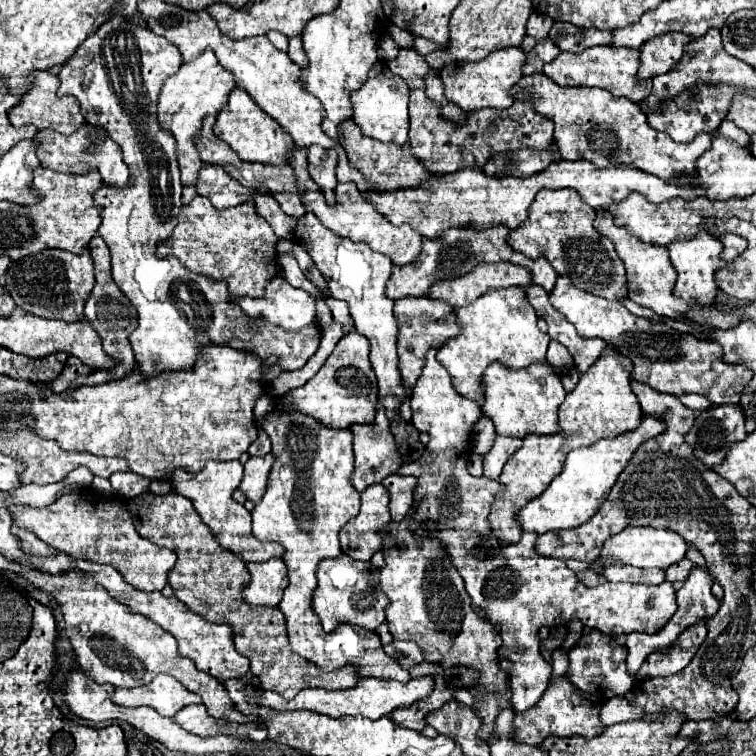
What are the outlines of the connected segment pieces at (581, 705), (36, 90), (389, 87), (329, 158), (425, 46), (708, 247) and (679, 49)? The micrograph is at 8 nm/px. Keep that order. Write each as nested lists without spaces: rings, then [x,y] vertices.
[[[560,676],[556,680],[550,680],[546,694],[542,694],[540,702],[532,706],[526,712],[516,712],[512,726],[514,726],[514,740],[524,742],[530,746],[538,746],[546,736],[584,736],[592,738],[600,734],[606,726],[600,720],[600,708],[602,700],[574,690],[574,686],[568,682],[568,678]]]
[[[40,70],[36,74],[32,74],[32,88],[20,98],[18,106],[8,110],[10,124],[14,128],[20,128],[24,124],[34,124],[38,130],[52,128],[52,130],[66,134],[66,136],[76,132],[76,128],[80,128],[84,124],[84,118],[80,114],[80,104],[74,98],[58,98],[58,94],[56,94],[58,84],[60,84],[58,76],[48,70]]]
[[[384,66],[384,72],[370,76],[362,88],[352,96],[354,116],[352,120],[362,130],[364,136],[376,138],[380,142],[394,142],[398,146],[406,146],[410,120],[408,120],[408,86],[400,76],[390,74],[390,70]]]
[[[318,146],[308,148],[308,164],[312,180],[322,188],[326,202],[334,204],[336,180],[336,150],[324,150]]]
[[[416,38],[416,46],[414,46],[414,50],[418,54],[422,54],[422,56],[426,56],[426,54],[430,54],[434,50],[444,50],[444,48],[448,48],[448,46],[446,44],[434,44],[434,42],[424,40],[424,38]]]
[[[698,234],[696,238],[692,238],[688,242],[672,242],[672,246],[668,246],[668,252],[670,252],[672,266],[678,272],[678,282],[674,286],[674,294],[686,302],[700,302],[702,306],[710,306],[718,294],[714,274],[716,274],[716,270],[724,268],[724,262],[720,258],[720,252],[722,252],[720,240],[712,238],[710,234]]]
[[[664,34],[660,38],[654,38],[652,42],[646,42],[640,48],[638,78],[646,80],[672,70],[680,62],[688,40],[692,38],[684,34]]]

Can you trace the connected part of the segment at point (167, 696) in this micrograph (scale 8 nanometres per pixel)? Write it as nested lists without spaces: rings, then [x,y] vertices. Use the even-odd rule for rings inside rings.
[[[160,674],[154,682],[136,688],[116,688],[112,702],[120,706],[150,706],[158,710],[162,716],[174,716],[188,704],[198,704],[200,696],[184,690],[176,678],[168,674]]]

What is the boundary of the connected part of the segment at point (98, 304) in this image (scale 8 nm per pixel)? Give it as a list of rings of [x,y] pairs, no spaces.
[[[94,236],[92,242],[90,242],[90,256],[92,256],[92,262],[94,262],[94,274],[96,274],[96,284],[94,284],[94,290],[84,306],[84,314],[86,314],[86,320],[90,322],[90,326],[96,330],[96,334],[100,336],[102,340],[102,348],[106,354],[110,354],[114,360],[116,360],[116,366],[112,366],[110,370],[96,370],[90,380],[76,380],[72,384],[72,388],[76,386],[82,386],[82,384],[90,384],[90,386],[98,386],[98,384],[104,384],[108,380],[120,380],[124,378],[132,366],[136,364],[134,360],[134,354],[132,354],[132,346],[128,342],[128,336],[132,334],[132,330],[136,330],[138,326],[138,314],[136,314],[136,308],[130,304],[130,300],[122,294],[122,290],[112,282],[112,274],[110,274],[110,250],[106,246],[106,242],[100,238],[100,236]]]

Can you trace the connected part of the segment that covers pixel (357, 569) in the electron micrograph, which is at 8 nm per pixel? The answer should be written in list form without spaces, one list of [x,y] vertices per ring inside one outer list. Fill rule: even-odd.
[[[346,554],[338,558],[326,558],[318,564],[318,588],[314,590],[312,610],[320,618],[324,632],[332,632],[338,624],[362,626],[366,630],[376,630],[384,620],[384,610],[388,606],[388,598],[376,590],[376,582],[372,576],[380,576],[378,570],[370,562],[356,562]]]

